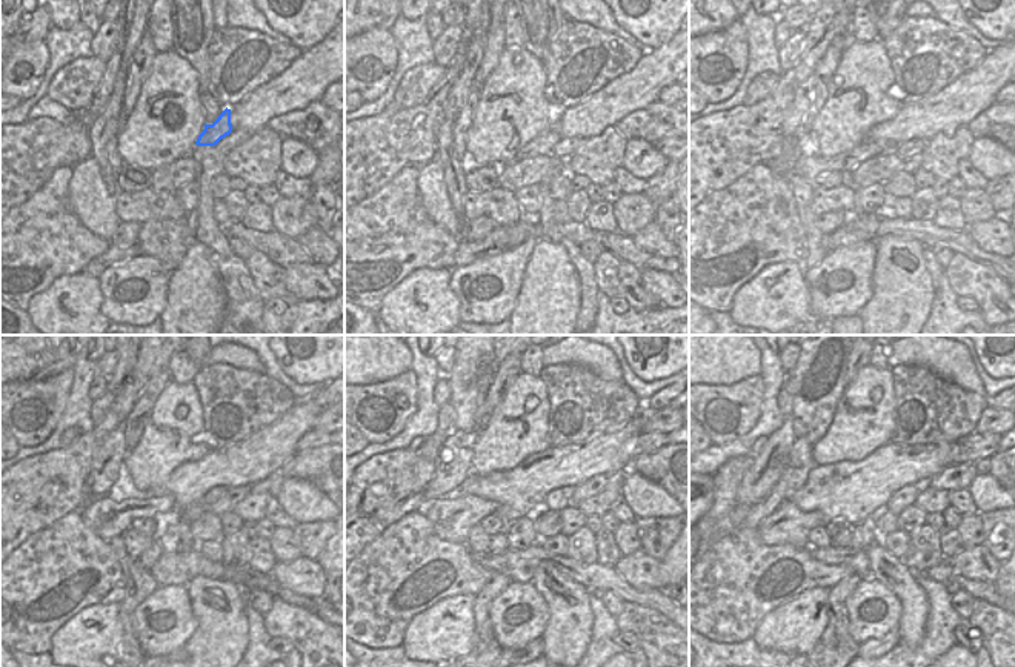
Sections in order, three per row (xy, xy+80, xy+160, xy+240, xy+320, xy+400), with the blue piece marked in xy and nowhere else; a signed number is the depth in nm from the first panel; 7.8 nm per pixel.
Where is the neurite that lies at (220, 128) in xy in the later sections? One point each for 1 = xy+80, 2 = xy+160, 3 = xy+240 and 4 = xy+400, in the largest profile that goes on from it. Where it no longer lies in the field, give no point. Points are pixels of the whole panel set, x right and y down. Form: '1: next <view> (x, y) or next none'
1: next xy+80 (542, 145)
2: next xy+160 (809, 168)
3: next xy+240 (106, 518)
4: next xy+400 (788, 524)

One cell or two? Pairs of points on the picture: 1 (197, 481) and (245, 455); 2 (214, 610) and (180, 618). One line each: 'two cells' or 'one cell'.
1: one cell
2: two cells

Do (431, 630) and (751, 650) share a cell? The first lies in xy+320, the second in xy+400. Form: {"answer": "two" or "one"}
{"answer": "two"}

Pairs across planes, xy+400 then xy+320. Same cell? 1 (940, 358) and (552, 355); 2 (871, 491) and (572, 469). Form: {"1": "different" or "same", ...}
{"1": "same", "2": "same"}

